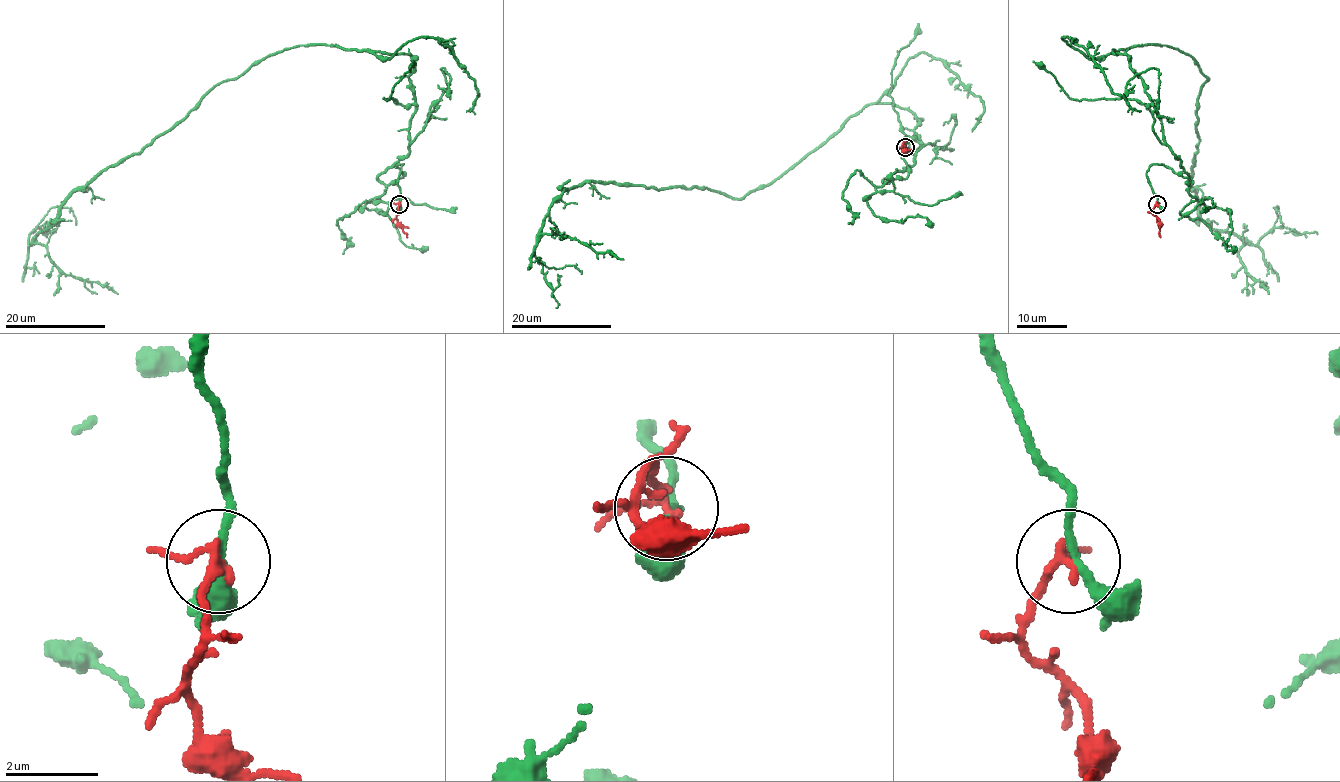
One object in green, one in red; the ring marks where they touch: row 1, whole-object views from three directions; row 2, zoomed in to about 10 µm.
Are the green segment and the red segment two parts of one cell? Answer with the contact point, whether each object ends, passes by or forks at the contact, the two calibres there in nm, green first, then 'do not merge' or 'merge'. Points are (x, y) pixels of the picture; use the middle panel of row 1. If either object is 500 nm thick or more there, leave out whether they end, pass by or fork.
place (905, 147); green passes by; red passes by; calibres 240 and 170 nm; do not merge

